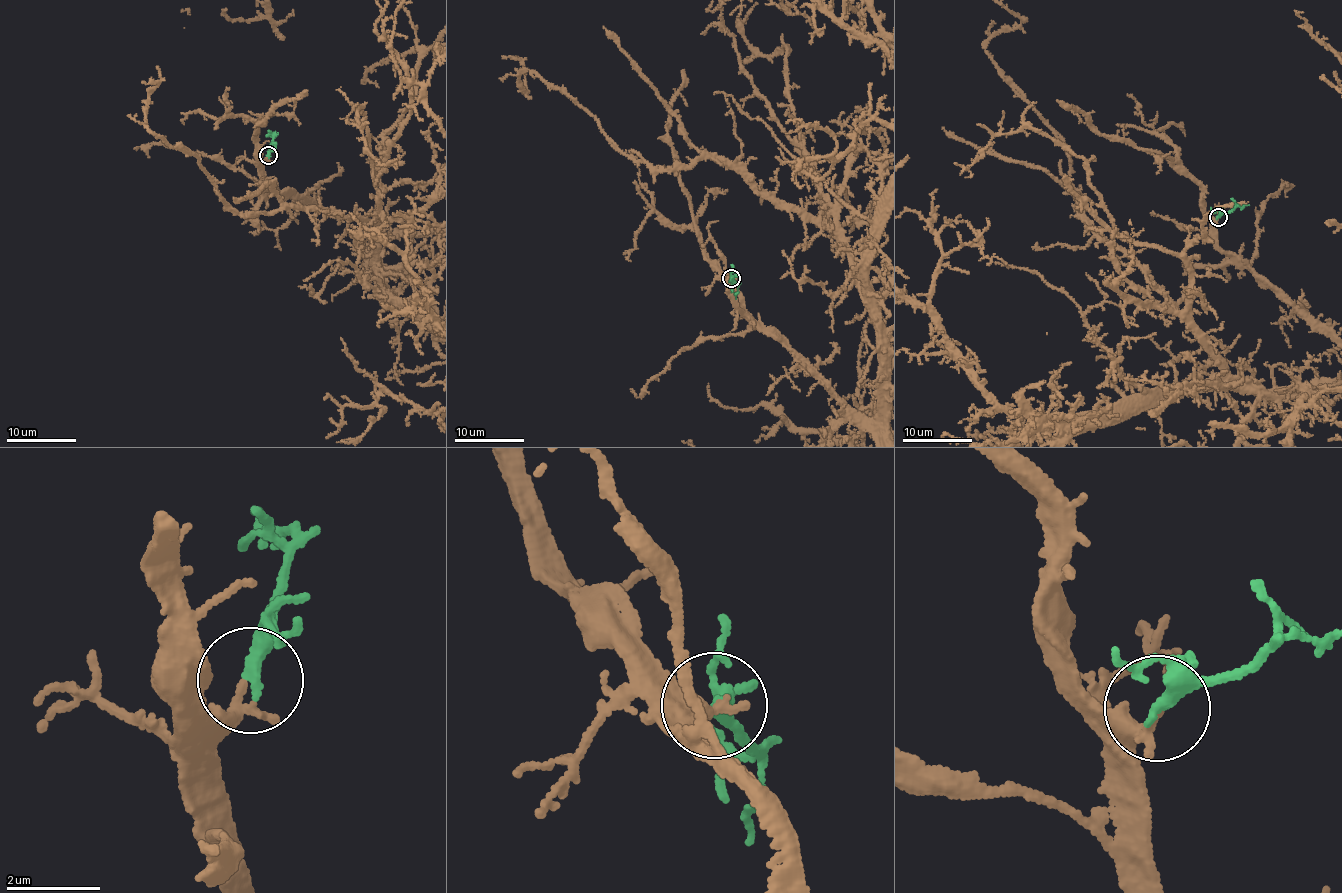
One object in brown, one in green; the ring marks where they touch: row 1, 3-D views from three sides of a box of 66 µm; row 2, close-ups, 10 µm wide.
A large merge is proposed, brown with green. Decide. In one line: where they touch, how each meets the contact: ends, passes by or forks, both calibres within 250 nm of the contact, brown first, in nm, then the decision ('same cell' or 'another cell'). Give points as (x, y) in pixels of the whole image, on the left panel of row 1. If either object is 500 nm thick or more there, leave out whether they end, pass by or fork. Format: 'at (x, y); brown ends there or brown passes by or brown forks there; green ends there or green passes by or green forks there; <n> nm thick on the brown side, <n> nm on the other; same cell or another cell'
at (268, 155); brown passes by; green ends there; 180 nm thick on the brown side, 320 nm on the other; same cell

